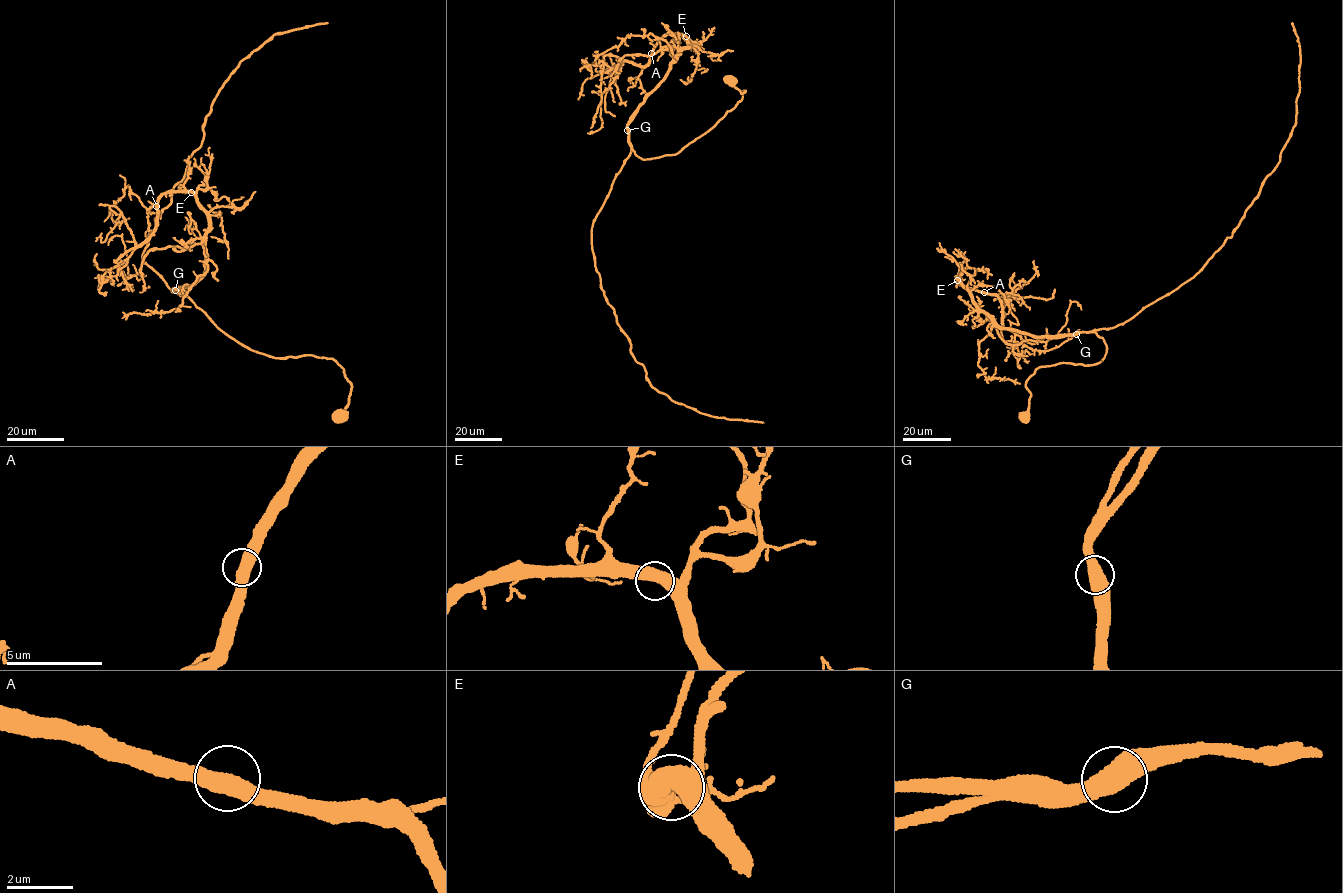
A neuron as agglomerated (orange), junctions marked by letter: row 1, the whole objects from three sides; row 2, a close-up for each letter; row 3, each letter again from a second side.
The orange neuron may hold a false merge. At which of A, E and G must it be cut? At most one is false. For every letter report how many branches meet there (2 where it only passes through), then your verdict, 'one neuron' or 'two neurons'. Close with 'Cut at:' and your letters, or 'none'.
A: 2 branches meet; one neuron
E: 2 branches meet; one neuron
G: 2 branches meet; one neuron
Cut at: none

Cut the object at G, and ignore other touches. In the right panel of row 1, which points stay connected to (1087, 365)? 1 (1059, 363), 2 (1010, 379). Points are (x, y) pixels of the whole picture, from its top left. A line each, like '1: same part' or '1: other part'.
1: same part
2: other part

